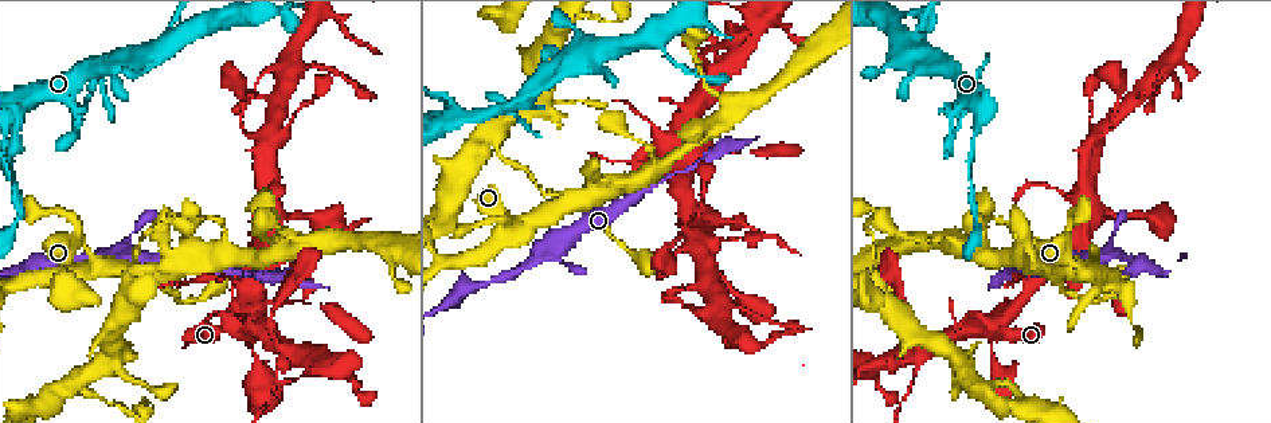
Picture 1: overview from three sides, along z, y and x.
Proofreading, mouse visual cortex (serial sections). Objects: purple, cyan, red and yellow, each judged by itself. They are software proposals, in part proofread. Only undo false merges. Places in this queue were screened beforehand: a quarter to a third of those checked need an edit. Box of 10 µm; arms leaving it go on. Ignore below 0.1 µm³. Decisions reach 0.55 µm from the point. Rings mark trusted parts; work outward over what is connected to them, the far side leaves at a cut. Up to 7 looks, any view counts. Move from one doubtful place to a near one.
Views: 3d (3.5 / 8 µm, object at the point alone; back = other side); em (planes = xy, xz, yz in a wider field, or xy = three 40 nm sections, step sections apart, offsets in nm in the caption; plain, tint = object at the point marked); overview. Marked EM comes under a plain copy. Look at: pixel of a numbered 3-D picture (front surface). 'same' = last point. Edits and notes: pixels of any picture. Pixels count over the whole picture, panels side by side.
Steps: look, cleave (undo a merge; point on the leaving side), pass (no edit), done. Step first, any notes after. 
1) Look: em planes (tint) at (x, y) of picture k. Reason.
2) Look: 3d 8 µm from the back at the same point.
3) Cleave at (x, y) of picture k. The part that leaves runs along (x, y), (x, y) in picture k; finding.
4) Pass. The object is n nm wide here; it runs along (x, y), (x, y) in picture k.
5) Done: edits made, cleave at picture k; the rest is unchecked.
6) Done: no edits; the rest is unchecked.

Look: 3d 3.5 µm at (950, 110) of picture 1. Small branch off a trunk.

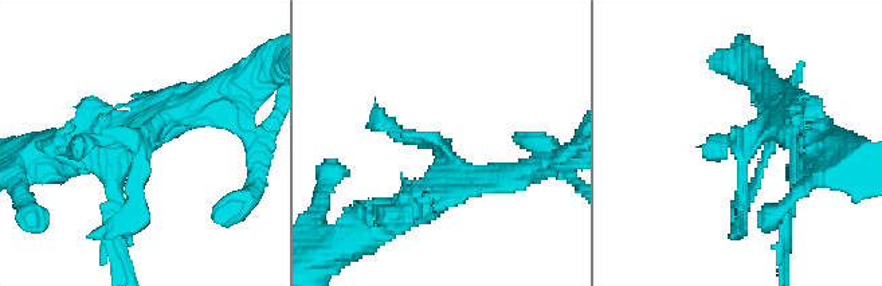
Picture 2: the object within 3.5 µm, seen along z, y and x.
Look: em planes (tint) at (146, 143) of picture 2. 4 arms meet here; the arms are 100, 150, 350, 400 nm wide.

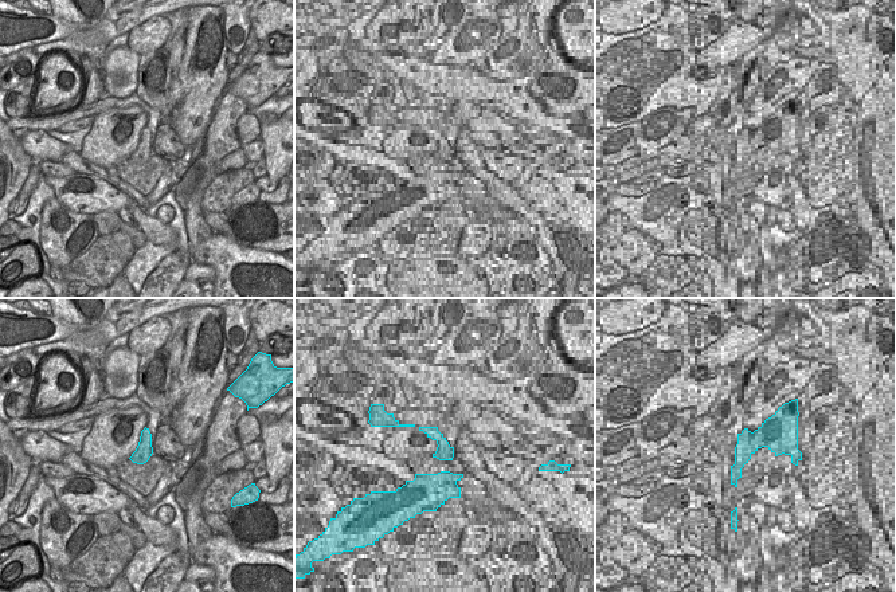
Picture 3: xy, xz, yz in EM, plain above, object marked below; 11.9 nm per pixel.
Pass. It runs along (496, 177), (388, 120) in picture 2; one cell here.

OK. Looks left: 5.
Look: 3d 3.5 µm at (999, 326) of picture 1. A narrow waist.

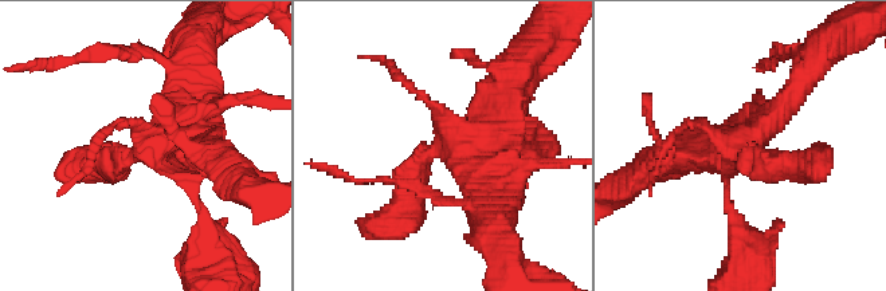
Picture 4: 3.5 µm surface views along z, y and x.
Look: em xy step 2 (tint) at (453, 148) of picture 4. Shape alone is not enough.

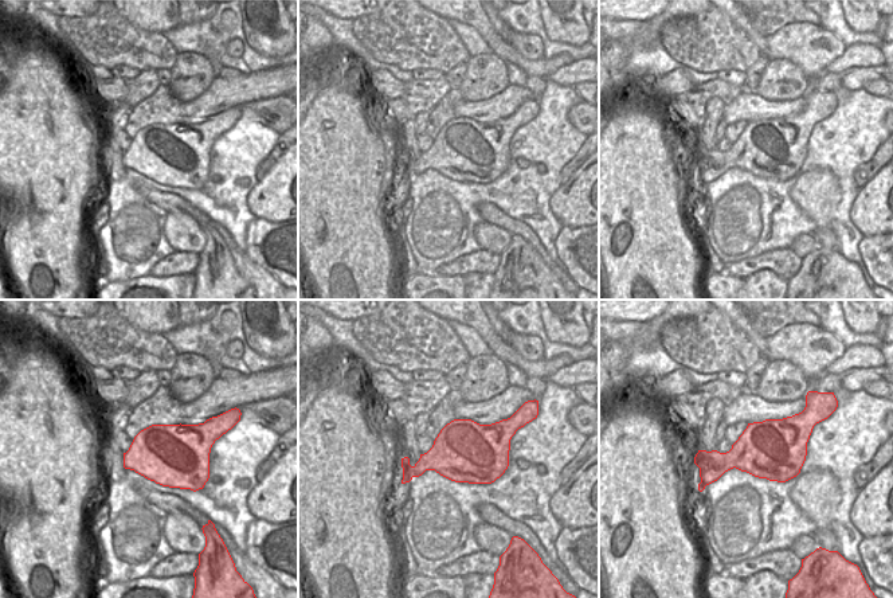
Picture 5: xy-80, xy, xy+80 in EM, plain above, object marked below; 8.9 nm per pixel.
Pass. It runs along (105, 166), (175, 129), (179, 83) in picture 4; all the same cell.

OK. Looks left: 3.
Look: 3d 3.5 µm at (287, 352) of picture 1. Looks like a crossing.

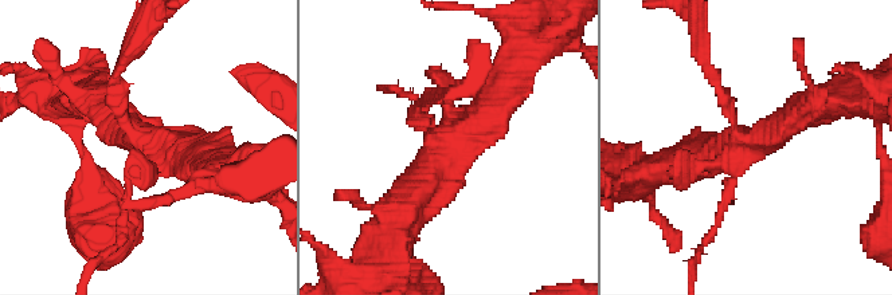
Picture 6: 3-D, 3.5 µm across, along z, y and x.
Look: em planes (tint) at (446, 153) of picture 6. Shape alone is not enough.

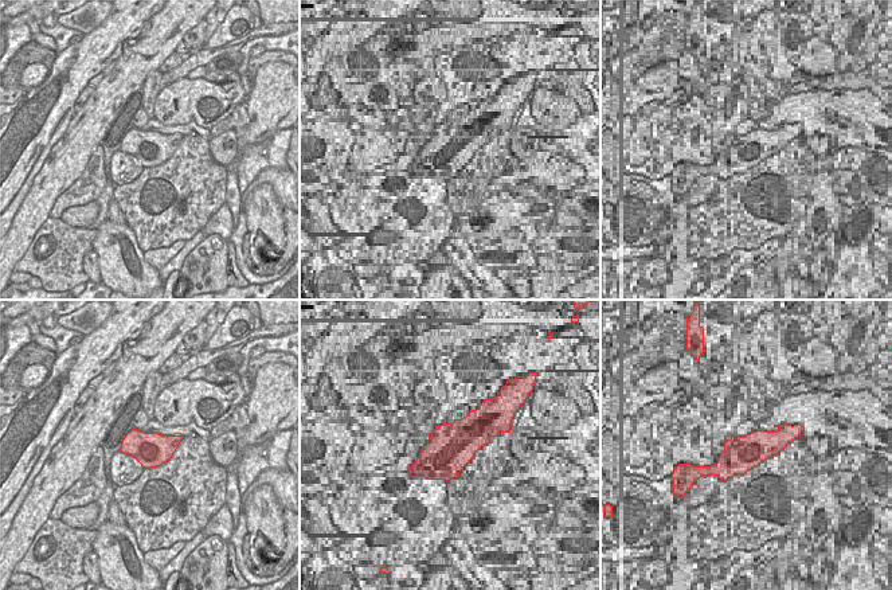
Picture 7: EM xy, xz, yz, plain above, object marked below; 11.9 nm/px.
Look: em xy step 3 (tint) at the same point. Cut it another way.

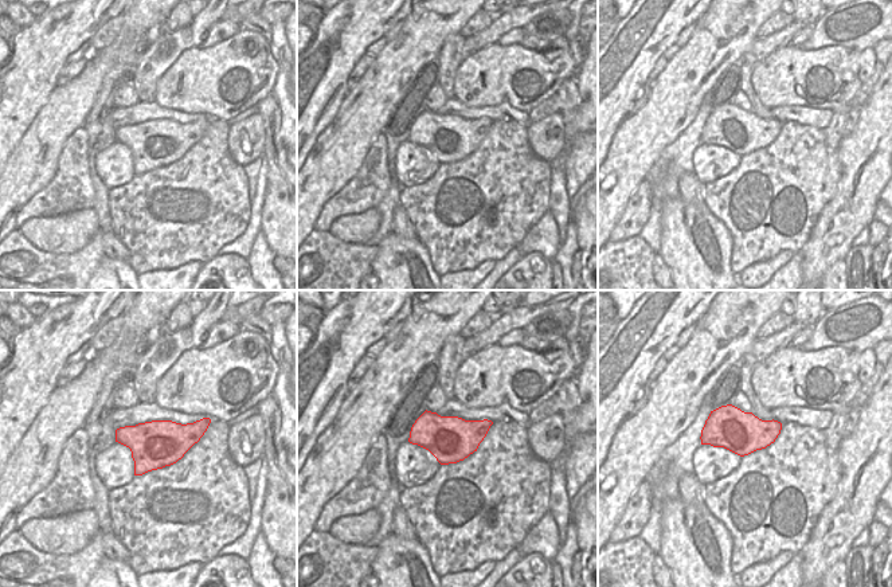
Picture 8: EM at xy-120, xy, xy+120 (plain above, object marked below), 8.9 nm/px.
Pass. It runs along (400, 212), (504, 89) in picture 6; continuous, no second cell.

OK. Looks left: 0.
Done: no edits; the rest is unchecked.

